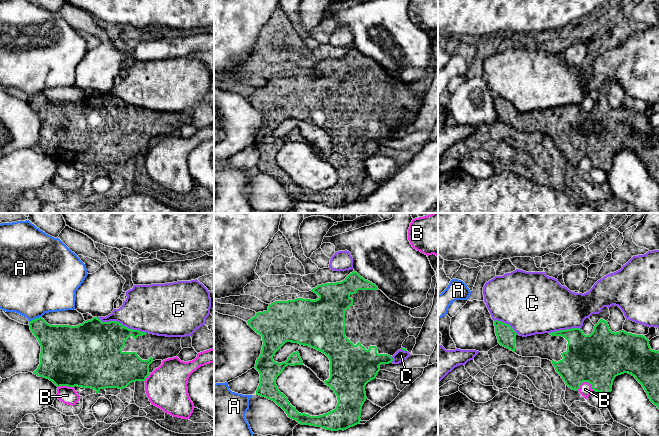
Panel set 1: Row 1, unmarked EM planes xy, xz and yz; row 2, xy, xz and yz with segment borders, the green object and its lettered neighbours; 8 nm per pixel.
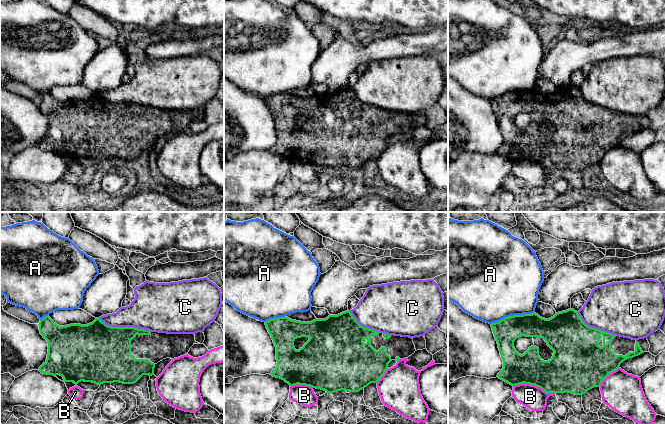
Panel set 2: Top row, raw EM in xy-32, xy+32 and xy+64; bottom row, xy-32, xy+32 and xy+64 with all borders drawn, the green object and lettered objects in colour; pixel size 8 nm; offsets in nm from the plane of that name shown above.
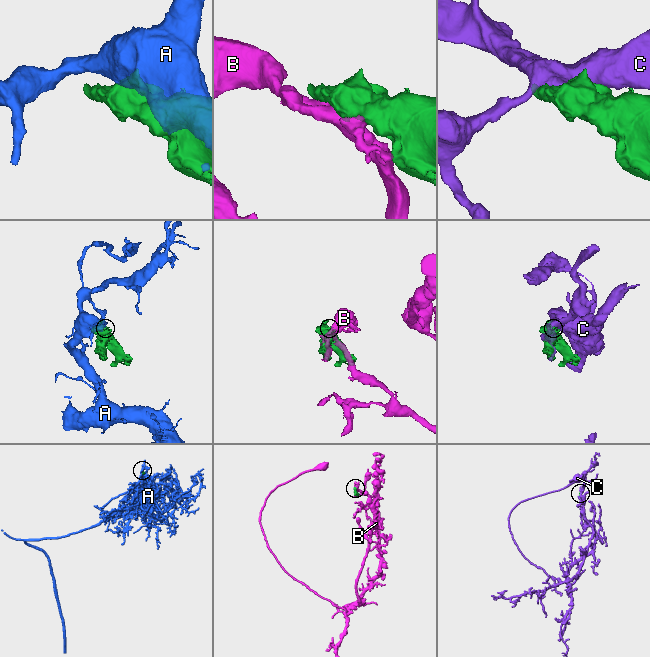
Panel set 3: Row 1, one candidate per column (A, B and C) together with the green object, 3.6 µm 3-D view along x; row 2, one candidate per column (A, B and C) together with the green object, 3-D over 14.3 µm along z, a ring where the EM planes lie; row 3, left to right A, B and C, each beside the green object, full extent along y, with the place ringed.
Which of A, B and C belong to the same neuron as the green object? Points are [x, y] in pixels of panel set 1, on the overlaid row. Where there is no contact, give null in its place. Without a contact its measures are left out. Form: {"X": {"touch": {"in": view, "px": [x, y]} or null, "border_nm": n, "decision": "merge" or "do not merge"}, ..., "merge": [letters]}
{"A": {"touch": {"in": "xy", "px": [35, 319]}, "border_nm": 120, "decision": "do not merge"}, "B": {"touch": {"in": "yz", "px": [585, 381]}, "border_nm": 140, "decision": "do not merge"}, "C": {"touch": {"in": "xy", "px": [121, 324]}, "border_nm": 420, "decision": "do not merge"}, "merge": []}

